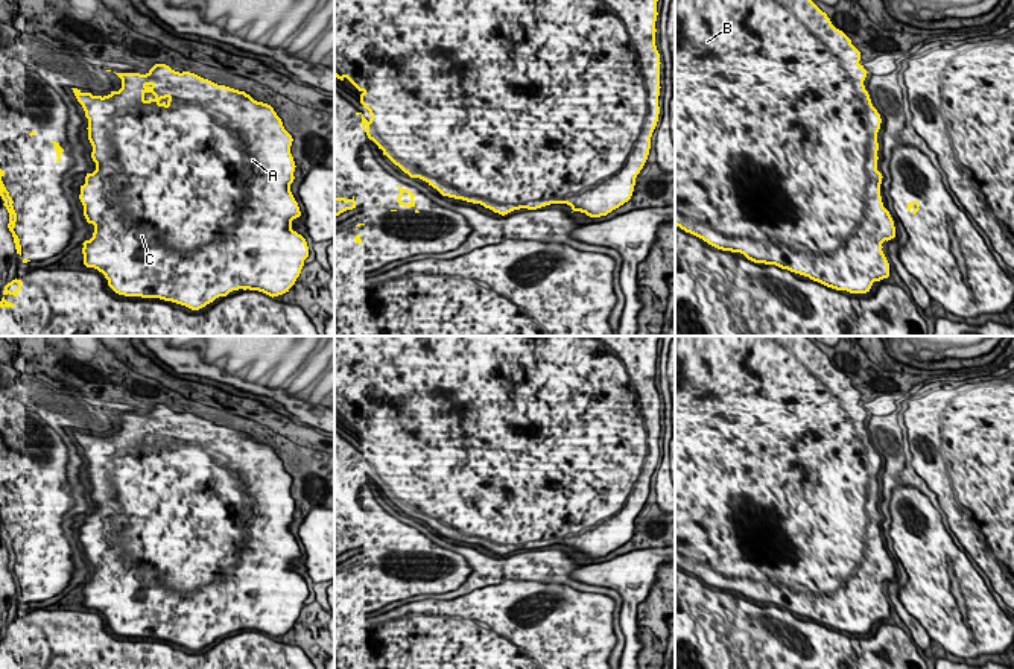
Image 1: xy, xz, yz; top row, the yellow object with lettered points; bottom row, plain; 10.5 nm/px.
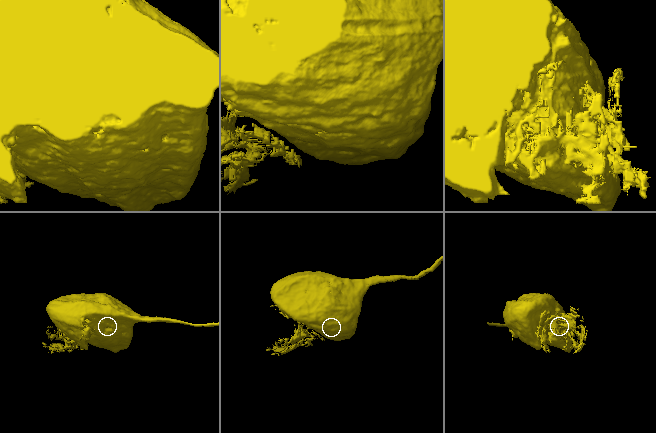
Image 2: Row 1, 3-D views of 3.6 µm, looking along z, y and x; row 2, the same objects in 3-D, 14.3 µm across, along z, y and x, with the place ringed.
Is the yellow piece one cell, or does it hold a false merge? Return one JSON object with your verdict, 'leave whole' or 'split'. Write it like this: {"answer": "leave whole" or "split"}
{"answer": "split"}

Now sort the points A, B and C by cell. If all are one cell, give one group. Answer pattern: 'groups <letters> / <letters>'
groups A / B C

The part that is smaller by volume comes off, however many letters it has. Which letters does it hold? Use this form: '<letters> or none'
A

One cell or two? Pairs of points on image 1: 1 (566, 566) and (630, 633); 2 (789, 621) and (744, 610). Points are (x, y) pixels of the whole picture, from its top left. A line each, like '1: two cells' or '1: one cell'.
1: two cells
2: two cells

